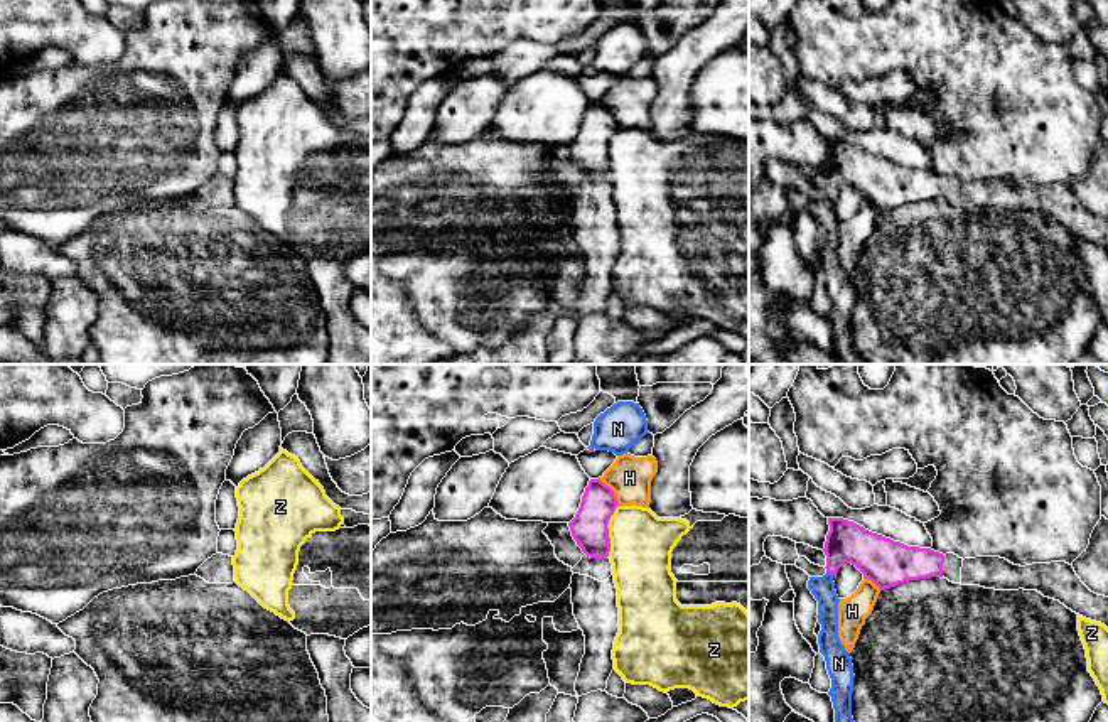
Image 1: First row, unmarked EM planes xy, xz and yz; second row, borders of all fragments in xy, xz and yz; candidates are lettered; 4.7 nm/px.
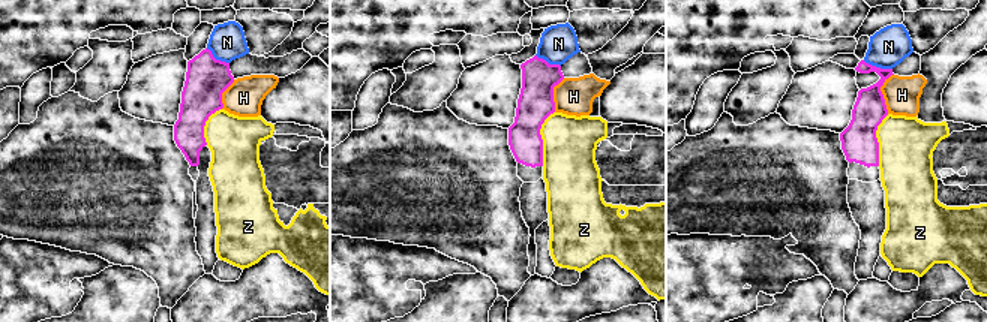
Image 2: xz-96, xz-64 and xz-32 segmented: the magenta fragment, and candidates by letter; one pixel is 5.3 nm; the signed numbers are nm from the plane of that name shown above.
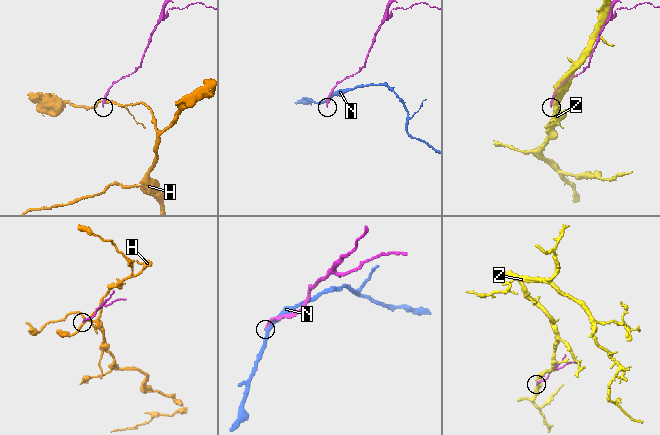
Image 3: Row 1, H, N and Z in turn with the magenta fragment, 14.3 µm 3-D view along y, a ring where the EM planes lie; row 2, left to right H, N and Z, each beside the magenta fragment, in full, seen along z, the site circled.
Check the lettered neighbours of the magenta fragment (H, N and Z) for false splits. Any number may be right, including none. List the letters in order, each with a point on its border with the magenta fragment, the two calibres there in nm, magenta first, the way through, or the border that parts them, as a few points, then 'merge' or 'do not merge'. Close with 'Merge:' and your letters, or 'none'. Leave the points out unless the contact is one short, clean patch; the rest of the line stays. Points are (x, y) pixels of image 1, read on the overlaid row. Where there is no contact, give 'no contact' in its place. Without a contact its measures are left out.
H: contact xz (613, 491); calibres 180 and 200 nm; border xz (599, 478), (613, 491), (619, 505); do not merge
N: contact yz (830, 572); calibres 220 and 110 nm; do not merge
Z: contact xz (607, 530); calibres 180 and 300 nm; do not merge
Merge: none

